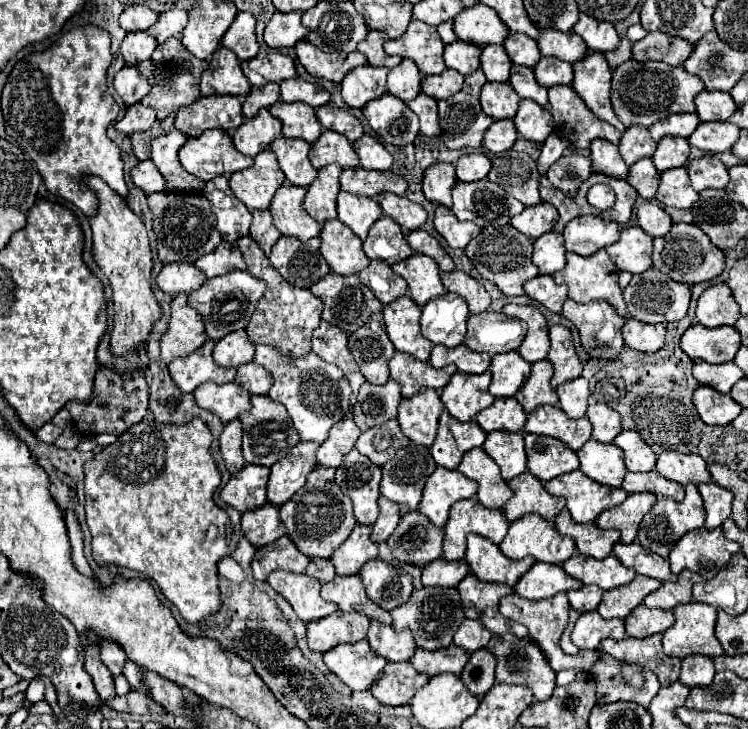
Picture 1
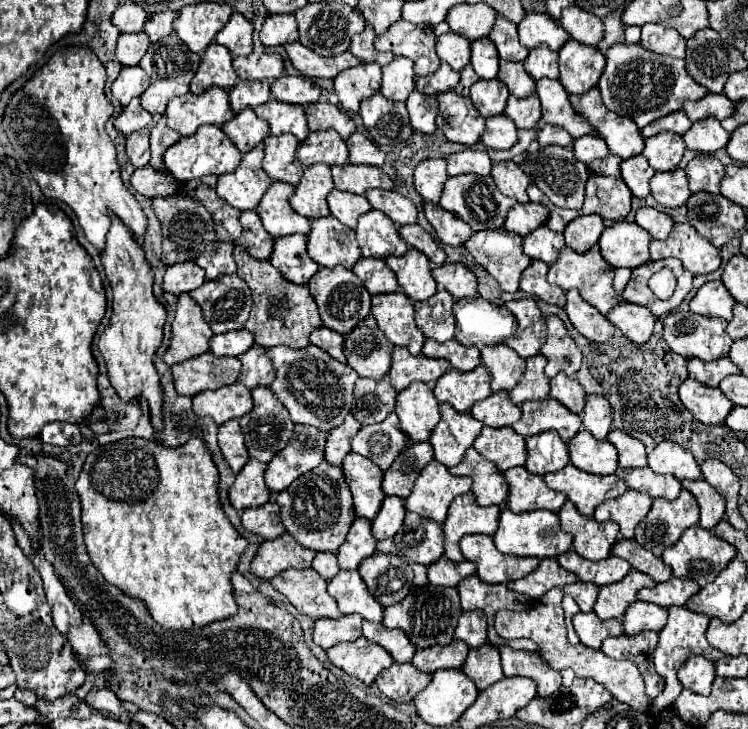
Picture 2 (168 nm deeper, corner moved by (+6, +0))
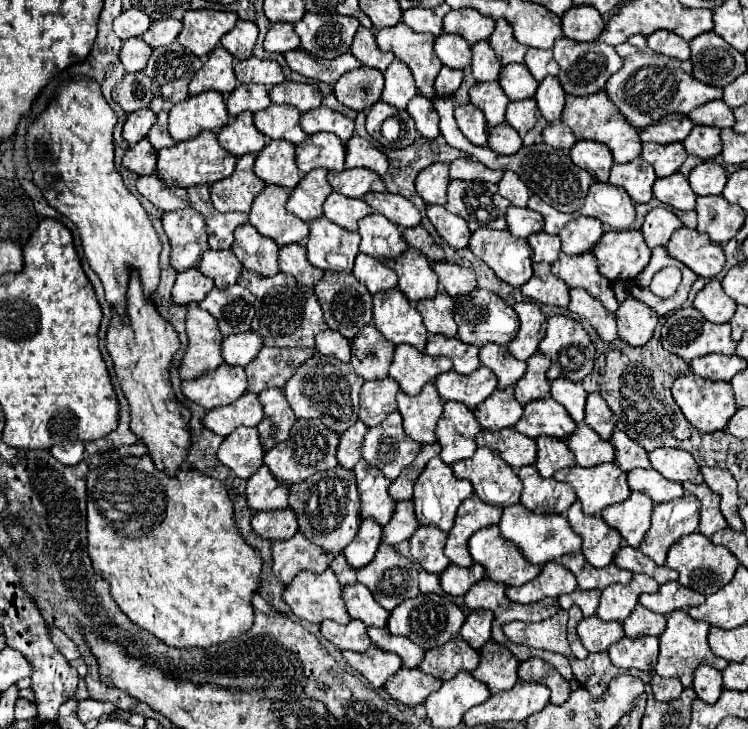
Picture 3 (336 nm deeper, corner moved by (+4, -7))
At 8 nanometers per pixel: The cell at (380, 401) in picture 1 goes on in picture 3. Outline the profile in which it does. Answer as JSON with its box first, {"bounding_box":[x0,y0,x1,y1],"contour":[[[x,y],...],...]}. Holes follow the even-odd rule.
{"bounding_box":[360,377,398,427],"contour":[[[390,377],[366,381],[360,391],[360,419],[374,427],[382,423],[392,411],[396,411],[396,393],[398,383]]]}

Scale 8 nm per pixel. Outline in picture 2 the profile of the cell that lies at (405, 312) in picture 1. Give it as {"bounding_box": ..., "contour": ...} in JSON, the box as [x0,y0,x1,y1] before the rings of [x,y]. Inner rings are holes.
{"bounding_box":[372,292,424,356],"contour":[[[404,292],[372,296],[372,316],[394,346],[404,346],[414,356],[420,354],[424,336],[414,324],[414,304]]]}

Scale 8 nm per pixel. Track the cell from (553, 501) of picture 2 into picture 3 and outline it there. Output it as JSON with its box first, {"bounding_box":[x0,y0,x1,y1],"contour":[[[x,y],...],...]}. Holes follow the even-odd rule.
{"bounding_box":[518,465,576,513],"contour":[[[534,465],[520,467],[518,477],[524,483],[520,503],[534,513],[566,513],[576,501],[576,491],[568,483],[560,483],[554,477],[540,477]]]}

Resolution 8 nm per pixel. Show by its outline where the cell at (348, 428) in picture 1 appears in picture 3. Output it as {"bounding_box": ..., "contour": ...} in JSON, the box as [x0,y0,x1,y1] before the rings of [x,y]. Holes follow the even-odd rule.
{"bounding_box":[338,421,368,469],"contour":[[[356,421],[352,427],[348,427],[340,435],[340,445],[338,445],[338,461],[346,469],[354,469],[354,465],[360,459],[360,447],[364,441],[364,435],[368,431],[368,425],[362,421]]]}

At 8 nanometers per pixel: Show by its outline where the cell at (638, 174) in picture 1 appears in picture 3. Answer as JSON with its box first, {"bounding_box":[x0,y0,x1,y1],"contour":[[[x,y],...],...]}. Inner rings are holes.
{"bounding_box":[610,157,656,203],"contour":[[[642,157],[634,159],[632,163],[618,165],[614,163],[610,169],[610,185],[620,185],[626,193],[634,199],[634,203],[648,203],[652,195],[652,185],[656,181],[654,167],[646,163]]]}

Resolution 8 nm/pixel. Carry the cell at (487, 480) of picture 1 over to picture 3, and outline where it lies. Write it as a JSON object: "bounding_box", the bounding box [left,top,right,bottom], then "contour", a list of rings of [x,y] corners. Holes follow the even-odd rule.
{"bounding_box":[452,447,522,507],"contour":[[[480,447],[470,459],[458,461],[452,465],[452,471],[456,475],[456,479],[466,479],[474,485],[474,493],[488,505],[498,505],[498,507],[508,507],[520,501],[522,495],[522,481],[516,475],[516,471],[512,467],[508,467],[508,463],[504,459],[500,459],[498,455],[494,455],[490,449]]]}

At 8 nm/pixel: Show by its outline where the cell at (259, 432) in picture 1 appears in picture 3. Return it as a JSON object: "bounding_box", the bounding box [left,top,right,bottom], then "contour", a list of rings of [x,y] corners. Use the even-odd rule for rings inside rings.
{"bounding_box":[258,389,296,449],"contour":[[[266,389],[258,395],[258,399],[264,407],[264,419],[258,425],[258,433],[260,433],[260,441],[264,443],[264,449],[268,449],[288,439],[290,427],[294,425],[296,417],[282,389]]]}

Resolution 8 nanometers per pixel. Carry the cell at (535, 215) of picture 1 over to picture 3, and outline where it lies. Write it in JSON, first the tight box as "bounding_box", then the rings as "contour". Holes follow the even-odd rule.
{"bounding_box":[506,205,542,237],"contour":[[[510,205],[506,211],[506,223],[508,223],[508,231],[512,231],[512,235],[516,237],[528,237],[532,233],[542,231],[542,215],[532,211],[532,209],[520,209]]]}

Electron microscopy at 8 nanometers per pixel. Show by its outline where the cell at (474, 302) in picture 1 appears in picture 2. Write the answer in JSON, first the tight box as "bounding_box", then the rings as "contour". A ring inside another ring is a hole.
{"bounding_box":[432,262,478,300],"contour":[[[446,262],[444,266],[436,266],[432,270],[432,278],[438,282],[438,286],[448,290],[456,300],[478,296],[476,276],[464,264]]]}

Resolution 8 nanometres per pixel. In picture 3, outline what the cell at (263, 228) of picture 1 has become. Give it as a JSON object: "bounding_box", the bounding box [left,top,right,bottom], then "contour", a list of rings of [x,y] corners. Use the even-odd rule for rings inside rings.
{"bounding_box":[232,223,280,277],"contour":[[[250,223],[240,225],[234,231],[234,237],[236,239],[232,243],[232,251],[246,269],[264,277],[276,275],[280,271],[278,269],[278,245],[272,239],[260,235],[256,227],[252,227]]]}

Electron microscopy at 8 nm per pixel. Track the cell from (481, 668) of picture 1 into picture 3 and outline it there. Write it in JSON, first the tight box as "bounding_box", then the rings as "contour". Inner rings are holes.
{"bounding_box":[472,639,520,695],"contour":[[[490,639],[480,649],[480,665],[472,671],[472,675],[486,683],[490,693],[494,695],[510,689],[520,679],[518,665],[518,659],[510,653],[508,647]]]}

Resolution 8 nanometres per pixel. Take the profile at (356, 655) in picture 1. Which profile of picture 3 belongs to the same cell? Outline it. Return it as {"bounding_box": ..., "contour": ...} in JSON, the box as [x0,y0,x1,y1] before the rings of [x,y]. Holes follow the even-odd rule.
{"bounding_box":[344,645,402,689],"contour":[[[370,645],[364,653],[356,651],[344,651],[344,659],[358,671],[362,673],[376,689],[384,687],[386,679],[394,675],[402,667],[402,659],[394,653],[382,651],[376,645]]]}

